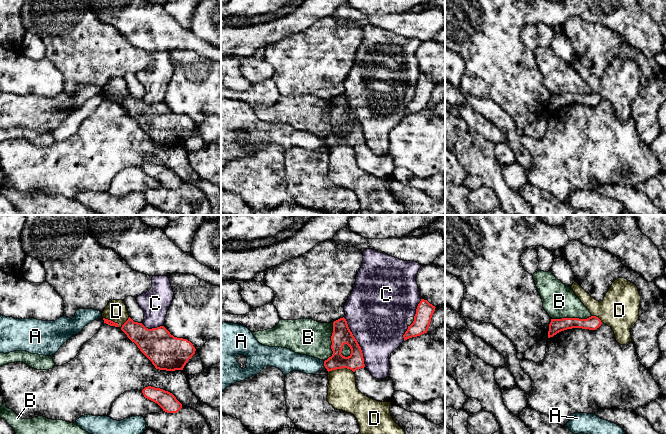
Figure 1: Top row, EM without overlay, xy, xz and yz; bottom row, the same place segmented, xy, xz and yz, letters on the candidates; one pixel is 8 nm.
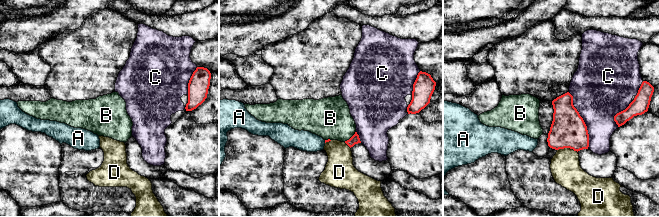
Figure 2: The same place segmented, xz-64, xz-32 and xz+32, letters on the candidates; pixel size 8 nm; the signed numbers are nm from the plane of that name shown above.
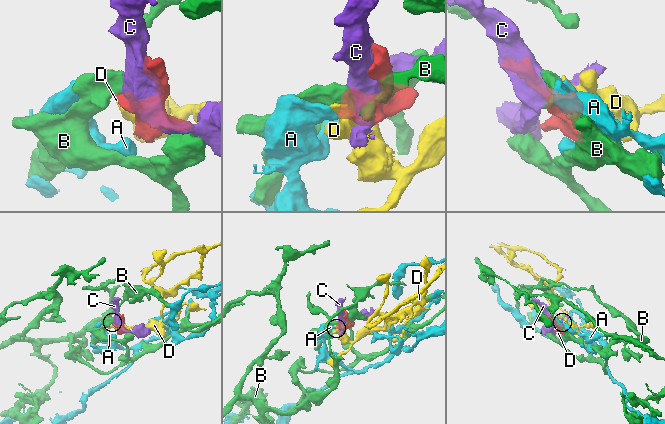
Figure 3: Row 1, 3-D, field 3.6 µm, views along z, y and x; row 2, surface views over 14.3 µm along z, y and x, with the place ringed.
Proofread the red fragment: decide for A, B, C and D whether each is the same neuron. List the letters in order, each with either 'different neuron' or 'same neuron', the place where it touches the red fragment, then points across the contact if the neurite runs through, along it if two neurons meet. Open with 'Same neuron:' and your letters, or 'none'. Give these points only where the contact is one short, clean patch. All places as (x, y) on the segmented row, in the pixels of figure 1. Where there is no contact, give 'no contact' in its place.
Same neuron: none
A: different neuron; contact xz (324, 363); border xz (323, 361), (324, 364)
B: different neuron; contact xz (332, 342); border xz (333, 322), (331, 336), (332, 354), (324, 361)
C: different neuron; contact xz (357, 342)
D: different neuron; contact xy (117, 323)

